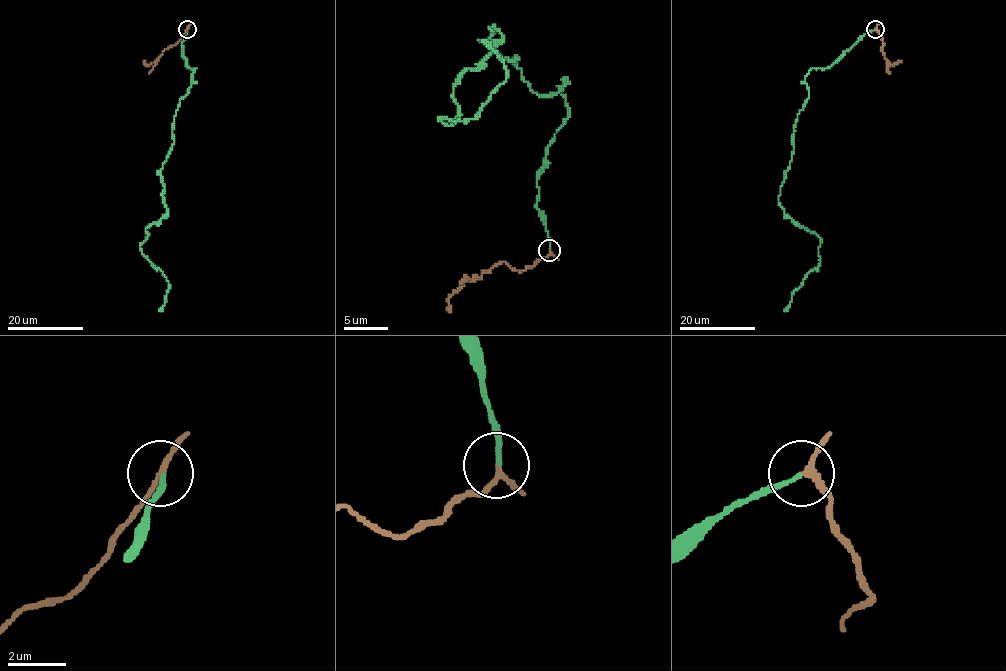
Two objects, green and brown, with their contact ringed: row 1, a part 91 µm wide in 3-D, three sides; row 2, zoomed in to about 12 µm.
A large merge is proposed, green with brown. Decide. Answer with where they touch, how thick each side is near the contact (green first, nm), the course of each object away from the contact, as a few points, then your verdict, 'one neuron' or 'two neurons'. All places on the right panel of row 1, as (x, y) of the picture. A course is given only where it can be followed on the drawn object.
(875, 29) | 130/180 nm | green via (875, 28), (805, 76), (808, 98), (797, 116), (779, 203), (821, 243), (819, 264), (784, 311) | brown via (875, 28), (884, 44), (880, 49), (889, 63), (894, 65), (902, 61) | one neuron

